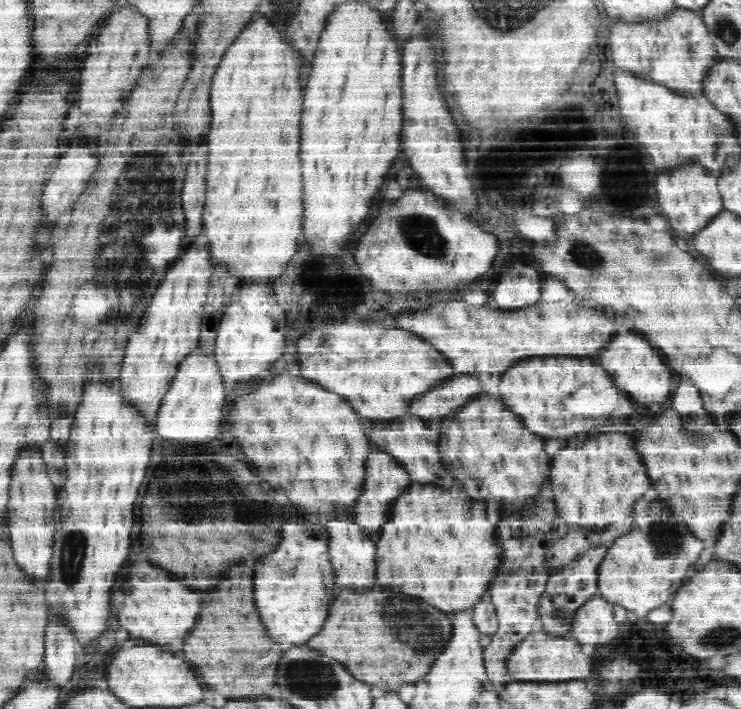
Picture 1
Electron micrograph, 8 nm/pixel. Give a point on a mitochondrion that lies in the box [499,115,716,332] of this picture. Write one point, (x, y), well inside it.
(581, 253)

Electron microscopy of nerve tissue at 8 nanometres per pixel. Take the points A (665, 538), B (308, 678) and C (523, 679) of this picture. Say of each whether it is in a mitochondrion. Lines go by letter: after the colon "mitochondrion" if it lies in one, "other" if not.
A: mitochondrion
B: mitochondrion
C: other

